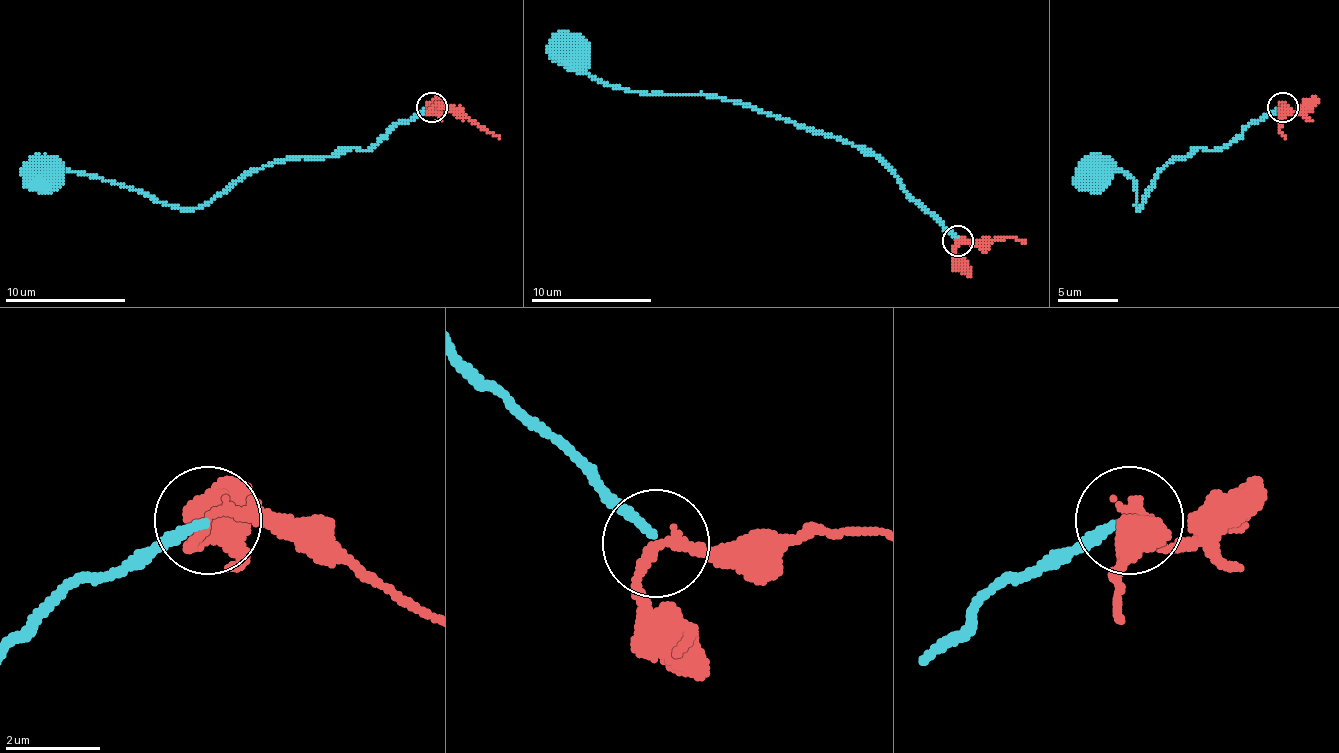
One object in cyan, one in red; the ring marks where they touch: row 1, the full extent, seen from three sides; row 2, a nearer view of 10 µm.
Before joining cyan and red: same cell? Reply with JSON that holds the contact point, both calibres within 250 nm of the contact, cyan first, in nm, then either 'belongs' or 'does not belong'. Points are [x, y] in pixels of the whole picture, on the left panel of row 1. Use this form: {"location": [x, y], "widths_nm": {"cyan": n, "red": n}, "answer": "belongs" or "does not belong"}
{"location": [431, 107], "widths_nm": {"cyan": 180, "red": 200}, "answer": "does not belong"}

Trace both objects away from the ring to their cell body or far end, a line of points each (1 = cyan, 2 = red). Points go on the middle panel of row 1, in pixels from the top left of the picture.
1: (958, 240), (874, 155), (849, 143), (813, 134), (722, 98), (653, 94), (616, 88), (598, 82), (571, 52)
2: (958, 240), (1013, 237), (1025, 243)

